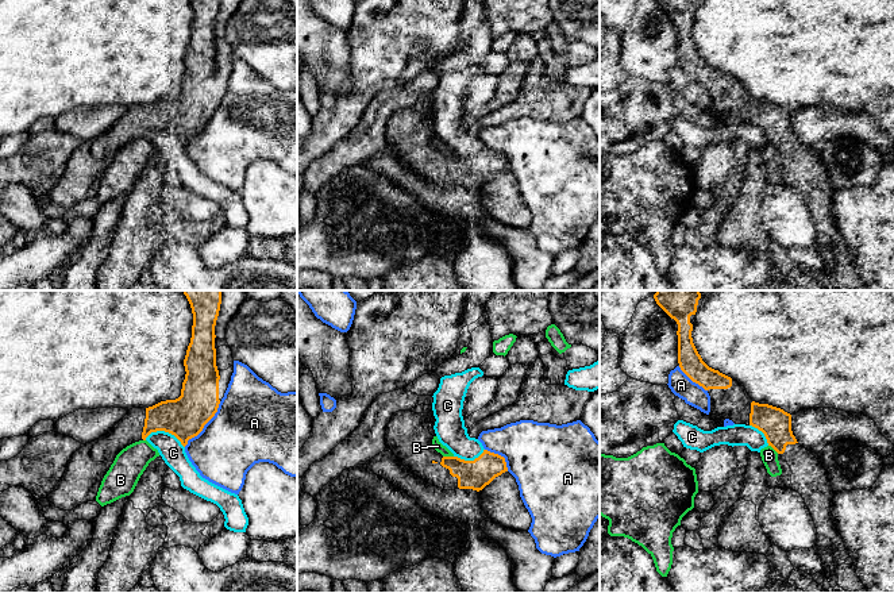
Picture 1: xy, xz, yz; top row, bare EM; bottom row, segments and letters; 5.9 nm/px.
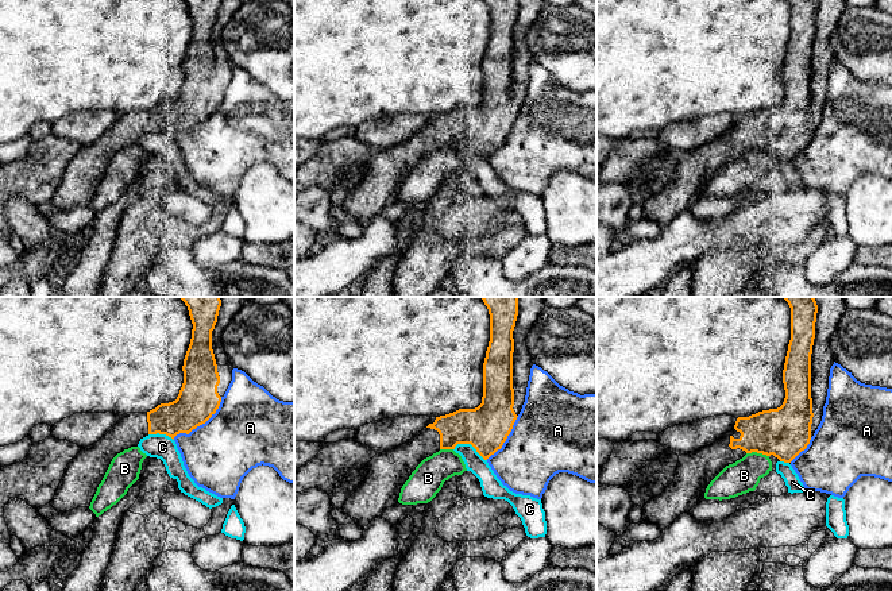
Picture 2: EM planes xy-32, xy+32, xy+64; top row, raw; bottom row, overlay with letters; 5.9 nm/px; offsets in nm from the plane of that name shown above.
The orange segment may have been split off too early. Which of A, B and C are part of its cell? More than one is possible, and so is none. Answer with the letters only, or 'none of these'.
none of these

